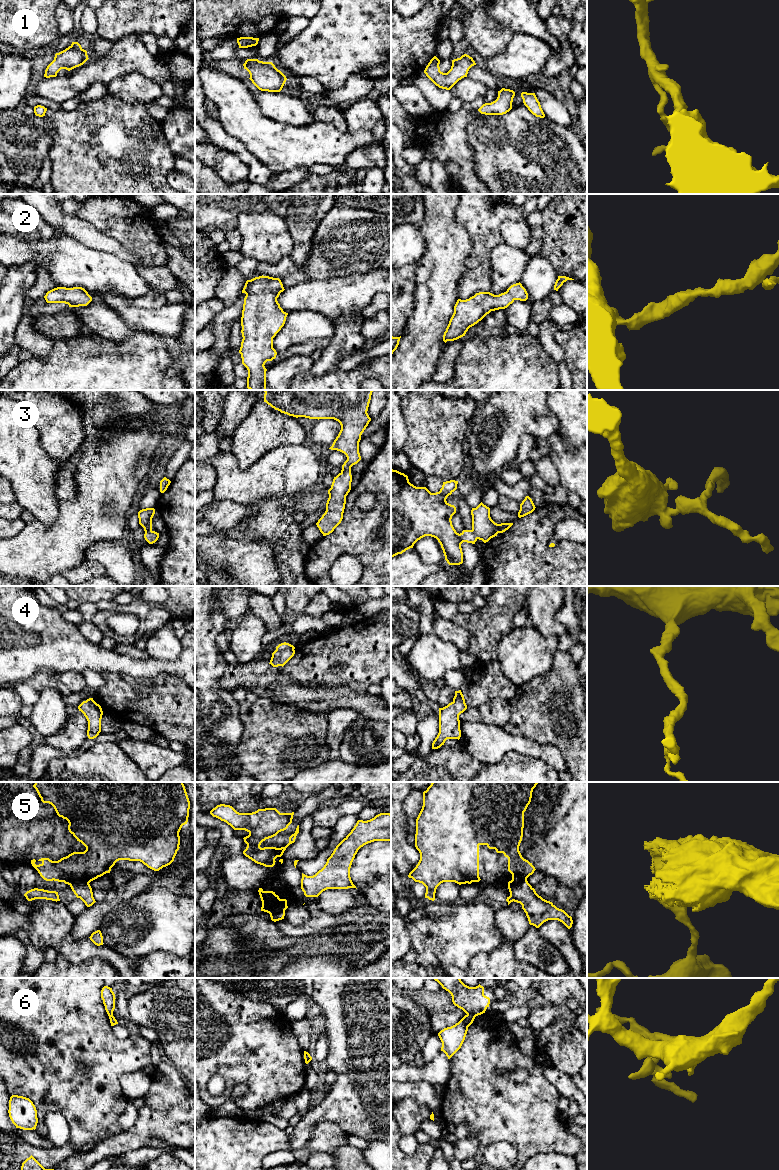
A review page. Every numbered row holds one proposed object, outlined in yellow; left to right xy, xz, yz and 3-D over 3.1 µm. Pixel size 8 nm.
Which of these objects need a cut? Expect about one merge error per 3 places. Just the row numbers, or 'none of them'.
5, 6

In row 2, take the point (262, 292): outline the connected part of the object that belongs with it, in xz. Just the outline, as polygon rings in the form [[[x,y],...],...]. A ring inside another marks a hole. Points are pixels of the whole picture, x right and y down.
[[[259,276],[247,280],[242,293],[245,293],[241,326],[242,342],[239,353],[242,364],[248,370],[247,388],[249,390],[266,390],[265,363],[276,358],[277,352],[273,348],[273,338],[284,326],[288,313],[284,312],[277,301],[280,293],[285,289],[279,278]]]

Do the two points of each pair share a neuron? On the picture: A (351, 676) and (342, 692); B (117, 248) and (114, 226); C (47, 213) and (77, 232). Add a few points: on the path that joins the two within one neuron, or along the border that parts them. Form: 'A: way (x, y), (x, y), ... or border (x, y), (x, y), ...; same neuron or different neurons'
A: border (321, 686), (346, 686), (355, 691), (365, 693); different neurons
B: border (96, 227), (108, 236), (116, 239), (134, 255); different neurons
C: way (54, 216), (59, 220), (66, 221), (70, 225); same neuron

